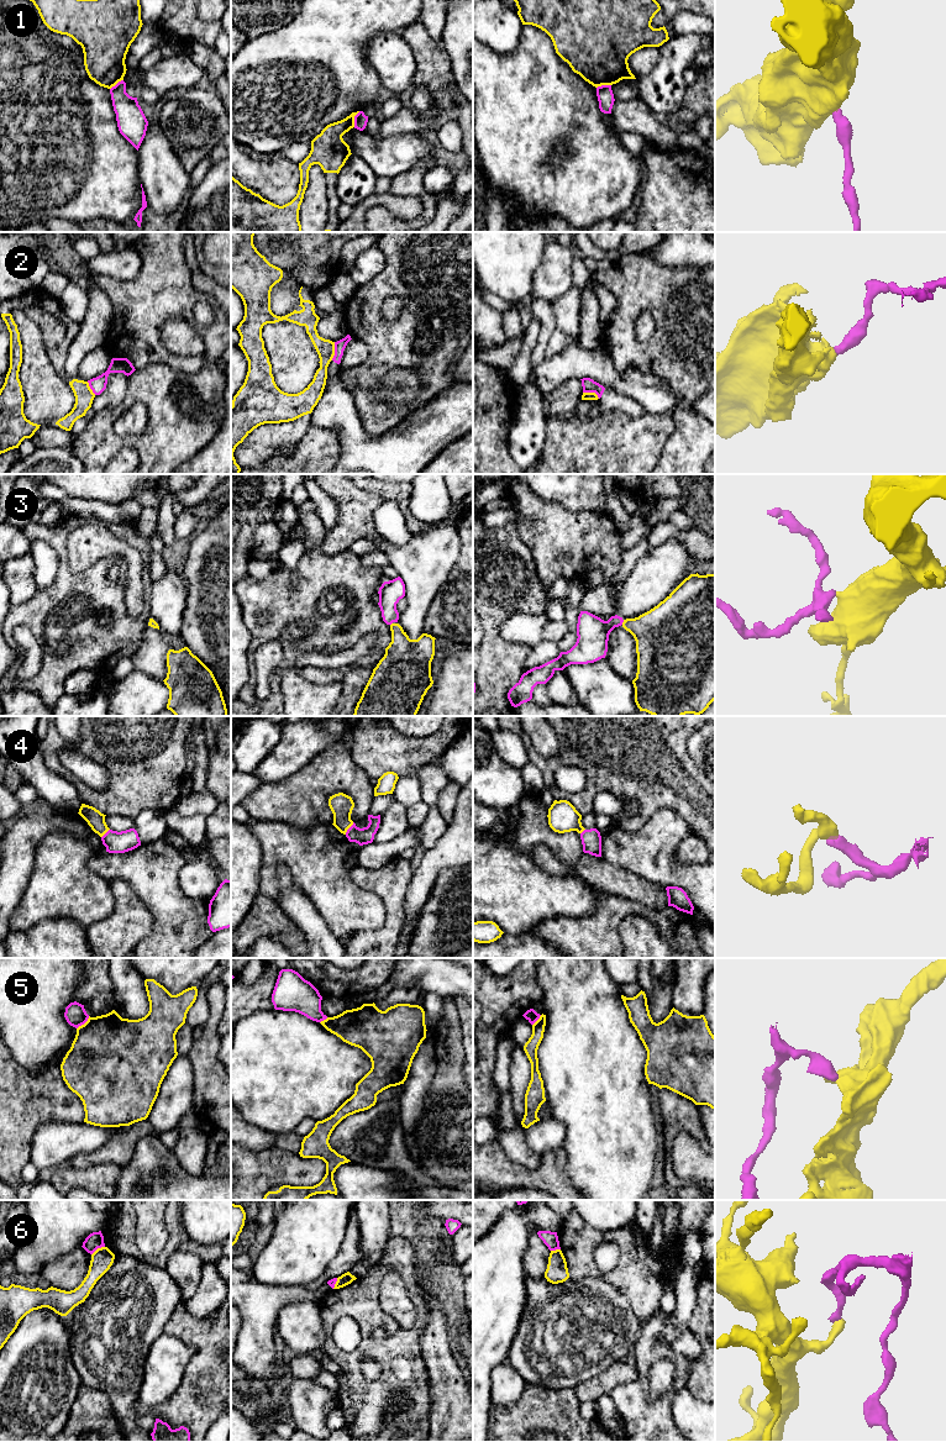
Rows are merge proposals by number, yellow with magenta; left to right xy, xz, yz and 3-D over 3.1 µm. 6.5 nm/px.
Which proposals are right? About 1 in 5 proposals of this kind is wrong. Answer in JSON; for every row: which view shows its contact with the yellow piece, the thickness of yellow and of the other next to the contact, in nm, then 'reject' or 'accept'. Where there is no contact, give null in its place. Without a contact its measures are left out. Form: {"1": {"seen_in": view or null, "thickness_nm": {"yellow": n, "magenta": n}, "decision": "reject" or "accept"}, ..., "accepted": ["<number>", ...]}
{"1": {"seen_in": "xz", "thickness_nm": {"yellow": 220, "magenta": 90}, "decision": "reject"}, "2": {"seen_in": "xz", "thickness_nm": {"yellow": 120, "magenta": 70}, "decision": "reject"}, "3": {"seen_in": "yz", "thickness_nm": {"yellow": 320, "magenta": 200}, "decision": "accept"}, "4": {"seen_in": "xz", "thickness_nm": {"yellow": 150, "magenta": 110}, "decision": "accept"}, "5": {"seen_in": "xy", "thickness_nm": {"yellow": 500, "magenta": 140}, "decision": "reject"}, "6": {"seen_in": "xy", "thickness_nm": {"yellow": 140, "magenta": 110}, "decision": "reject"}, "accepted": ["3", "4"]}

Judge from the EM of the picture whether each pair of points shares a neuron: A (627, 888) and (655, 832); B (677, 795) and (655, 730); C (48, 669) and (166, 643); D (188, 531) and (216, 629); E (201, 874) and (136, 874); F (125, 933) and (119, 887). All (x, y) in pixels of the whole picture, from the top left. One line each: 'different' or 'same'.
A: different
B: same
C: different
D: different
E: different
F: same

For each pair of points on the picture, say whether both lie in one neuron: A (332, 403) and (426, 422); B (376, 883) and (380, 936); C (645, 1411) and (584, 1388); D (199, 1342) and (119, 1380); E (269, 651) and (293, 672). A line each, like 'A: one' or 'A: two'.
A: one
B: one
C: two
D: two
E: two

